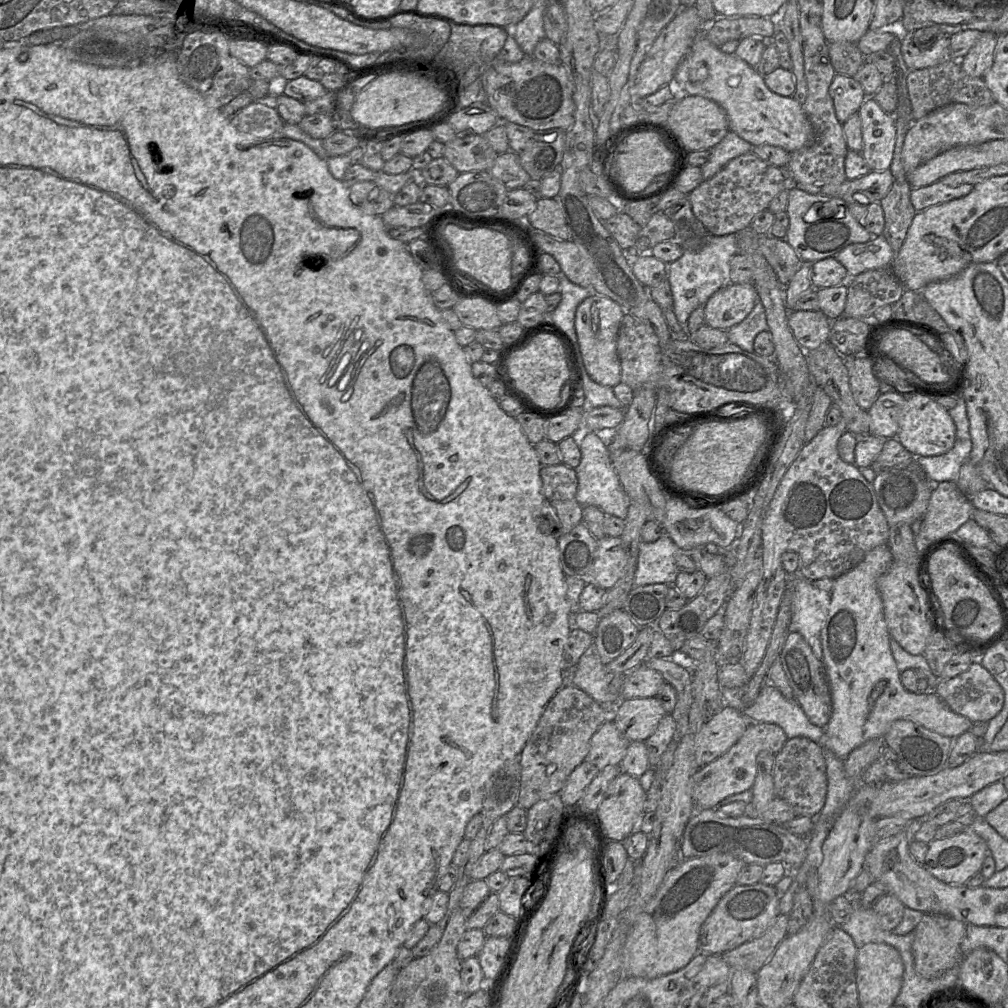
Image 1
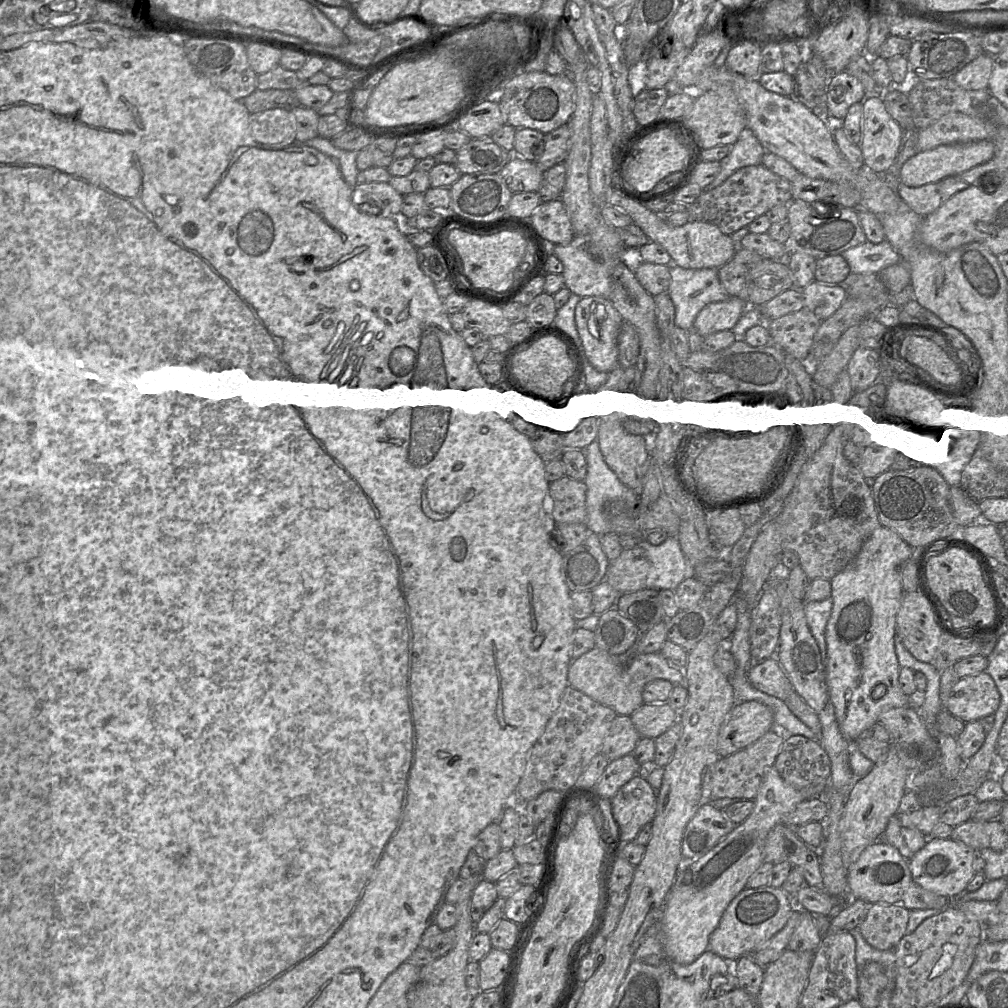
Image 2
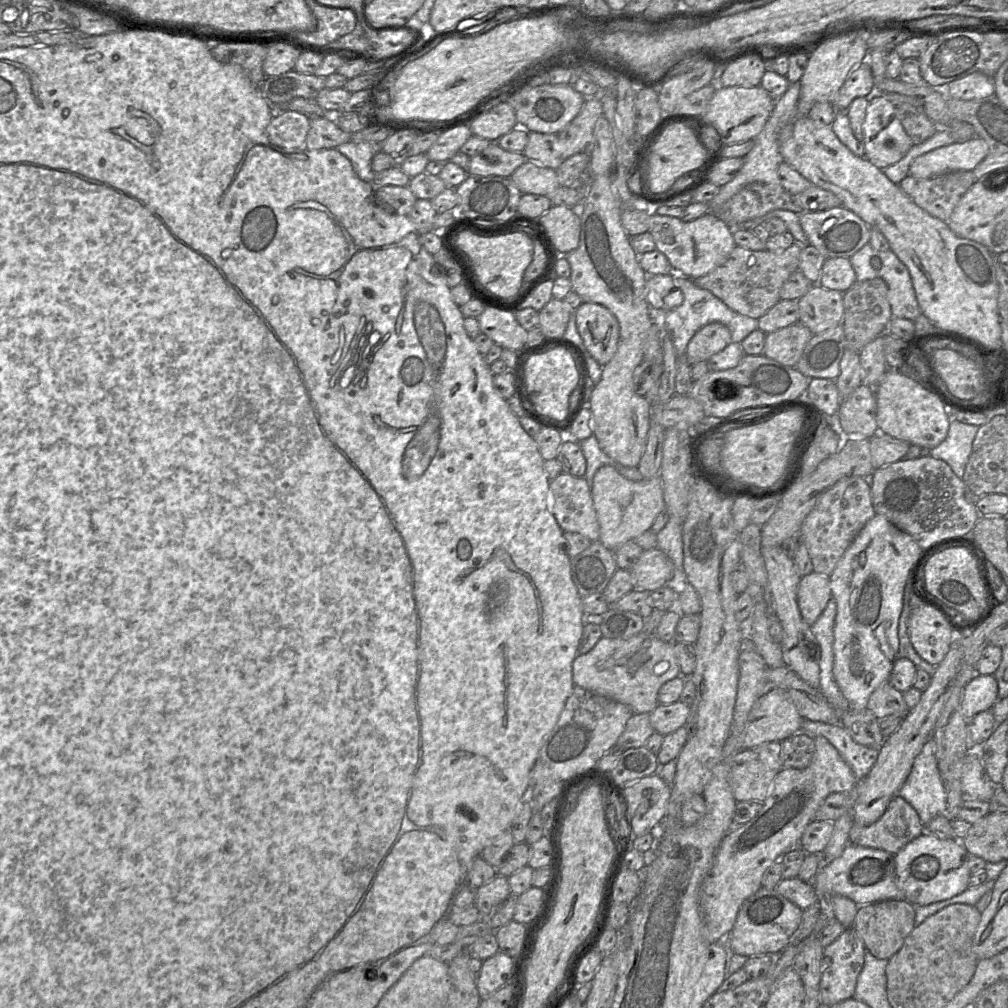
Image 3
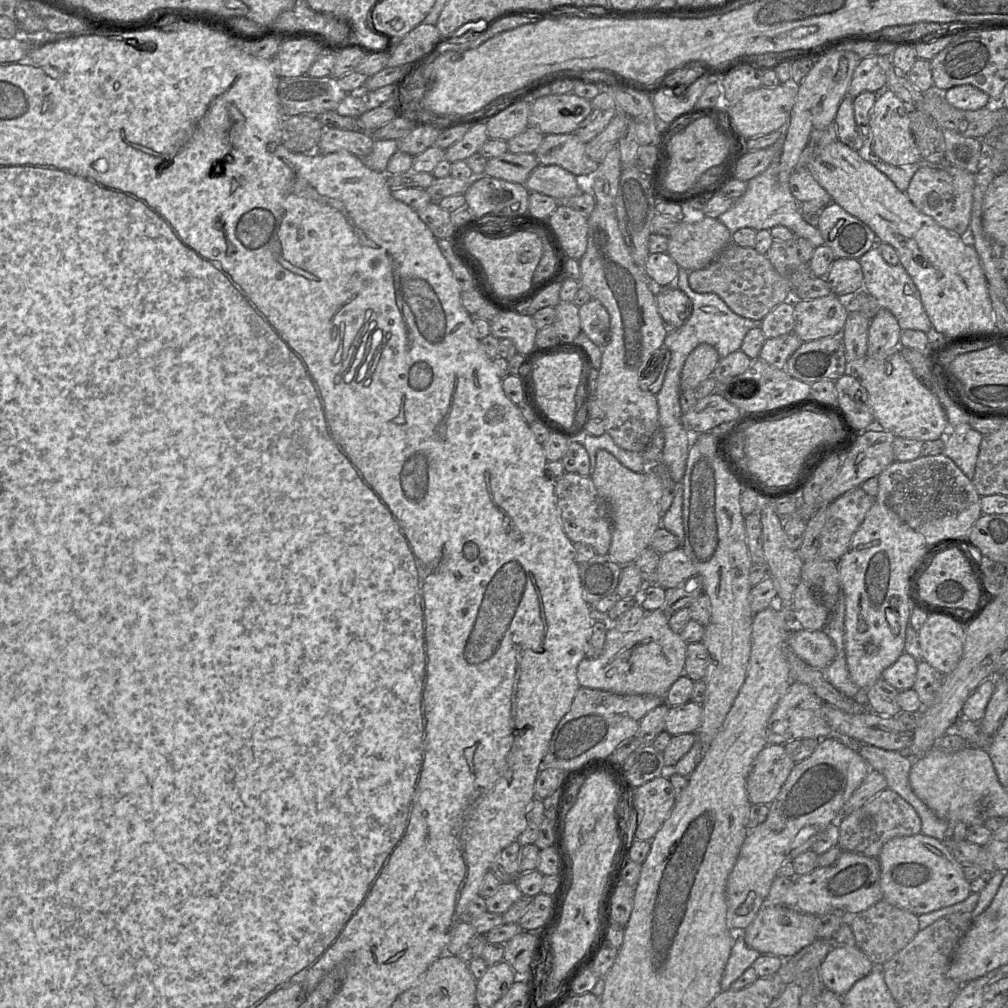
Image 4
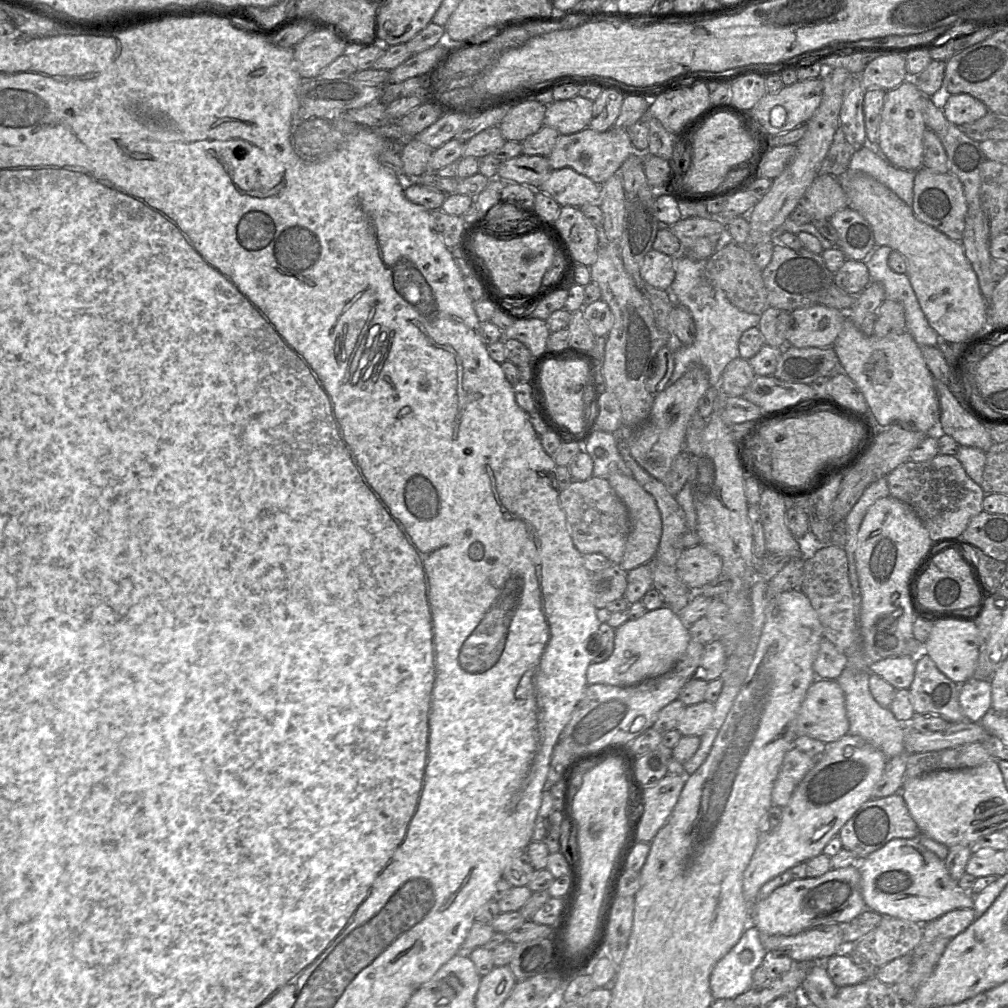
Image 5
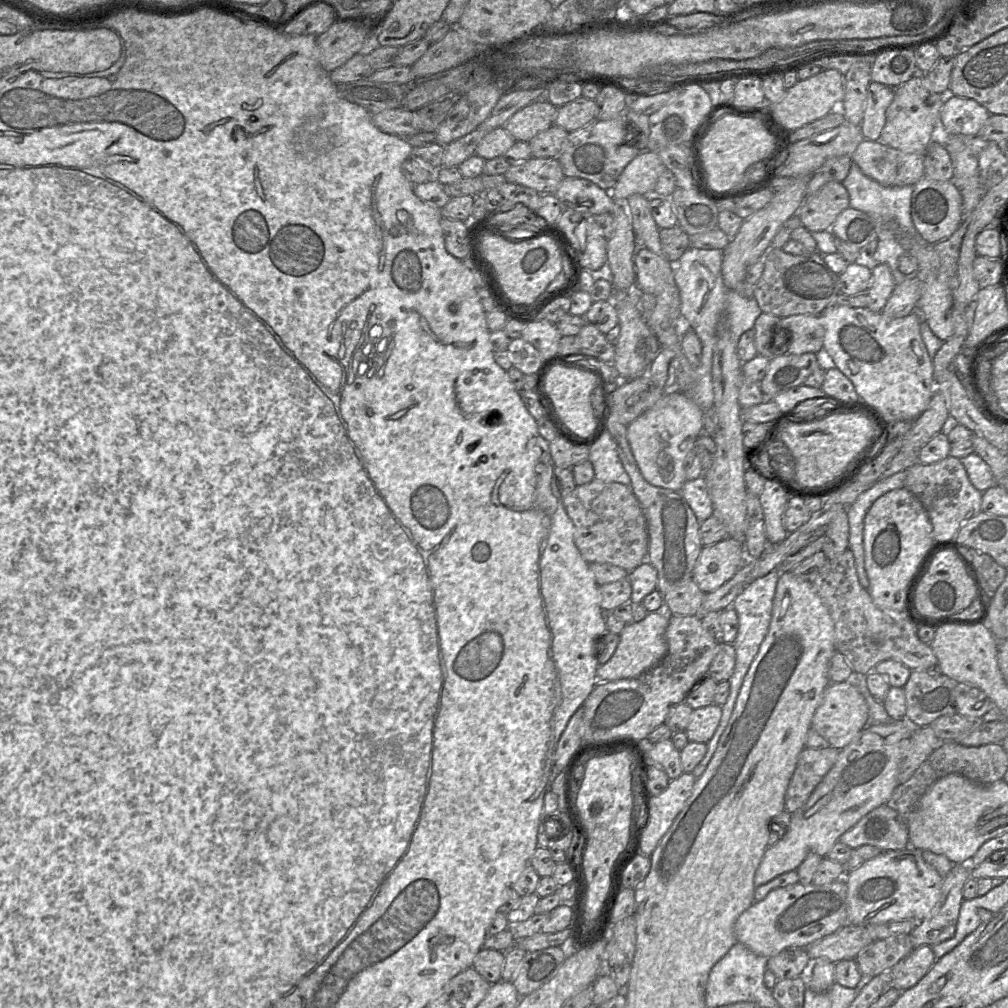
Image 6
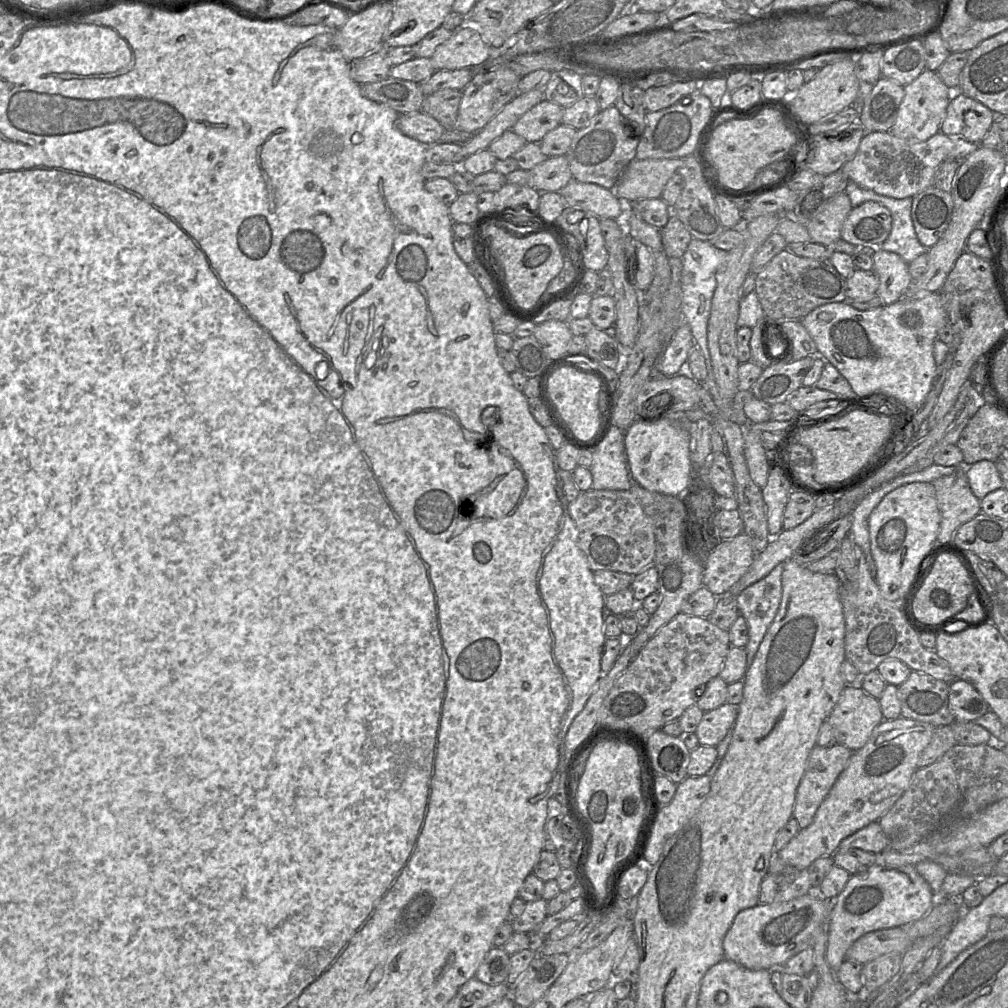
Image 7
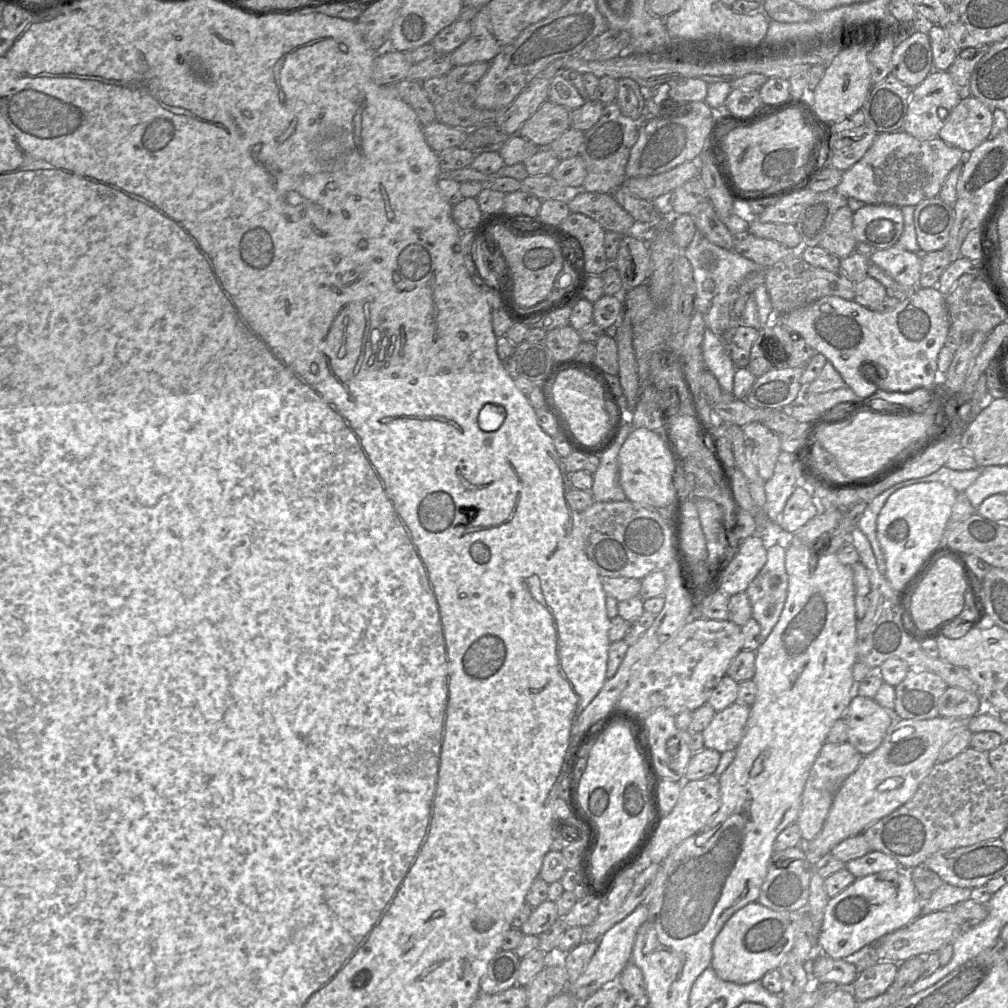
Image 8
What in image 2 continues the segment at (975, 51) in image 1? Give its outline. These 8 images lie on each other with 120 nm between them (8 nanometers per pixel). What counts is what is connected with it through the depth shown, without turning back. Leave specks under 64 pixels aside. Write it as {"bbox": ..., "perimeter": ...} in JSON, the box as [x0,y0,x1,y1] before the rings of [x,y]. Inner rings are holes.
{"bbox":[953,53,993,90],"perimeter":[[[983,53],[956,73],[953,80],[965,90],[986,89],[992,74],[993,62],[993,56]]]}

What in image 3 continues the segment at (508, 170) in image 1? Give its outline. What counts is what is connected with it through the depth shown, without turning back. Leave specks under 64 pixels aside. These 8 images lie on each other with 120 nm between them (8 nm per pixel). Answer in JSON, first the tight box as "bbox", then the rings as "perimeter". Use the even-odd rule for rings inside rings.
{"bbox":[510,160,560,196],"perimeter":[[[527,160],[510,176],[522,194],[546,196],[560,186],[556,170]]]}

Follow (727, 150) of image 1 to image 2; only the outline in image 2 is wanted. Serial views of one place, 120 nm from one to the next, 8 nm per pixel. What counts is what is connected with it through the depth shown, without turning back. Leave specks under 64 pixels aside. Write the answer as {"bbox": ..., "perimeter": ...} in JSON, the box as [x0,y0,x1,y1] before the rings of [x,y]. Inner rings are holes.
{"bbox":[703,127,765,190],"perimeter":[[[748,127],[744,128],[734,144],[730,153],[720,160],[720,171],[715,179],[703,190],[711,190],[721,185],[736,170],[762,164],[765,153],[764,147]]]}

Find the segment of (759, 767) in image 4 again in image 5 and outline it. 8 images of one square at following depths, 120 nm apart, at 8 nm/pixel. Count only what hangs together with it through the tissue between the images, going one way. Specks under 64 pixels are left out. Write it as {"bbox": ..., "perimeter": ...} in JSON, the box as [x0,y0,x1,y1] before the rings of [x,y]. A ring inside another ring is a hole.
{"bbox":[771,748,817,807],"perimeter":[[[797,748],[786,752],[771,793],[773,806],[784,807],[788,803],[795,788],[816,761],[817,758],[812,758]]]}

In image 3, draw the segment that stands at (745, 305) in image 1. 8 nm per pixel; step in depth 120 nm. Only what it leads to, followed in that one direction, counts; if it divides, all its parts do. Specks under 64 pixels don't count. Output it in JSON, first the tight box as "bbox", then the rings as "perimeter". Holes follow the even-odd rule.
{"bbox":[686,322,731,365],"perimeter":[[[713,322],[700,328],[688,343],[686,356],[691,365],[708,359],[731,343],[727,326]]]}

